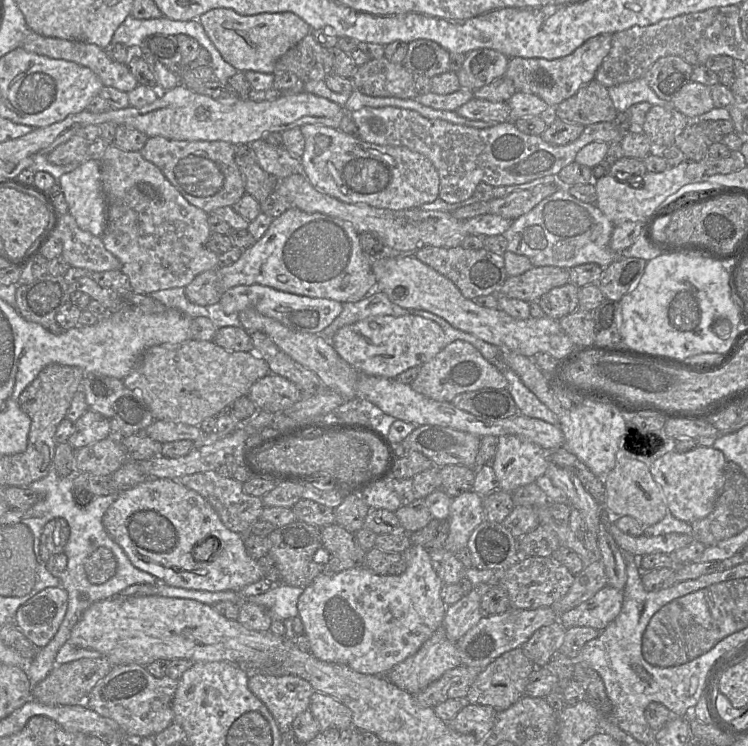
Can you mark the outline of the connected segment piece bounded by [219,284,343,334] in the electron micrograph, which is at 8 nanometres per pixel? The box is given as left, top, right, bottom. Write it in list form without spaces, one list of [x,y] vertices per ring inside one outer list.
[[[260,284],[232,287],[223,293],[219,303],[226,314],[238,314],[245,309],[252,308],[293,331],[310,334],[321,333],[340,315],[343,309],[343,304],[335,300],[300,296]]]

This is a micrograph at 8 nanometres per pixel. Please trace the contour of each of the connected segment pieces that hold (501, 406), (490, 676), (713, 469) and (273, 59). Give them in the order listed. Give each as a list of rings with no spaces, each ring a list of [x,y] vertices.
[[[483,388],[461,393],[455,396],[451,403],[479,419],[506,419],[518,413],[518,408],[507,388]]]
[[[522,648],[508,651],[492,661],[479,673],[464,702],[489,706],[496,712],[505,711],[525,695],[529,678],[535,669],[535,665],[525,655]]]
[[[697,446],[684,453],[668,452],[656,459],[649,470],[666,499],[668,512],[681,521],[692,523],[705,518],[714,509],[724,485],[726,462],[723,452],[714,447]]]
[[[216,8],[202,14],[198,20],[222,58],[239,72],[274,73],[279,58],[312,33],[311,26],[292,12],[243,16],[232,9]]]

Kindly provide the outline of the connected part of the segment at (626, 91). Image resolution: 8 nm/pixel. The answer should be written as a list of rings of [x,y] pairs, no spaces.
[[[644,77],[631,82],[608,87],[610,98],[617,112],[627,111],[629,107],[640,102],[648,102],[652,106],[673,108],[670,101],[657,96]]]

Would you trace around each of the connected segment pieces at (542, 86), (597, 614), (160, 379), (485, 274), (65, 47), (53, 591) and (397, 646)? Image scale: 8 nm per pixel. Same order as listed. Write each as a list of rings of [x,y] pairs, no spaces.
[[[608,33],[597,35],[587,40],[573,53],[553,60],[510,58],[504,76],[512,80],[517,92],[537,95],[551,108],[555,108],[564,100],[575,95],[582,86],[595,78],[596,71],[610,51],[612,37],[613,34]]]
[[[608,584],[593,597],[559,616],[566,628],[590,627],[604,630],[621,612],[624,600],[623,590]]]
[[[190,339],[181,344],[161,344],[147,348],[123,382],[127,388],[140,392],[155,420],[200,426],[205,418],[216,417],[227,411],[236,399],[247,395],[250,387],[269,373],[267,362],[254,351],[233,352],[218,346],[213,340]]]
[[[423,246],[415,251],[413,255],[422,263],[451,280],[467,299],[475,300],[480,296],[498,293],[508,277],[503,256],[484,248],[466,249],[462,246],[455,248]]]
[[[32,31],[24,39],[21,47],[31,53],[53,59],[70,61],[87,67],[100,78],[104,86],[114,87],[120,91],[128,93],[139,85],[126,63],[118,63],[111,60],[104,49],[95,44],[45,37]]]
[[[62,586],[48,587],[17,609],[15,622],[24,636],[40,649],[57,633],[67,605],[68,593]]]
[[[410,545],[409,565],[398,575],[379,575],[358,566],[332,575],[319,575],[298,598],[298,617],[309,639],[309,652],[325,662],[344,664],[370,675],[386,675],[396,664],[415,654],[441,628],[446,605],[441,599],[442,580],[435,572],[427,549]]]

